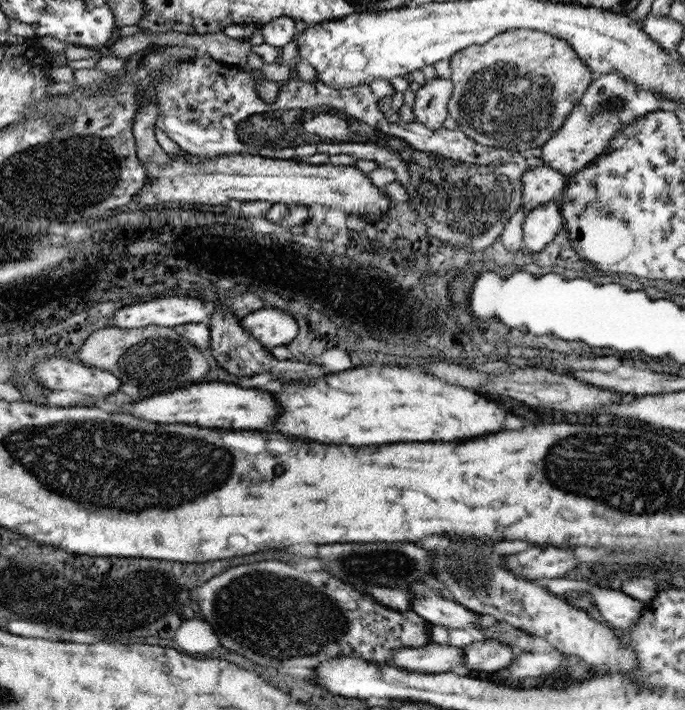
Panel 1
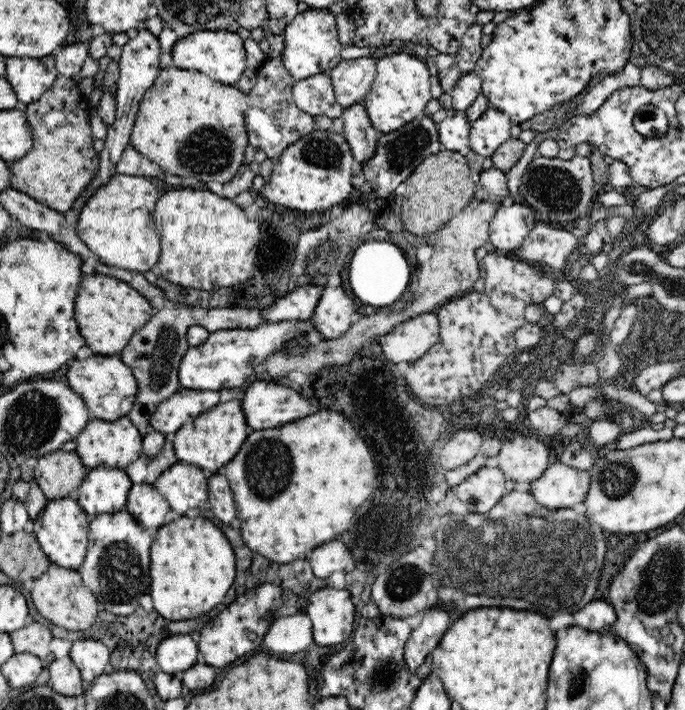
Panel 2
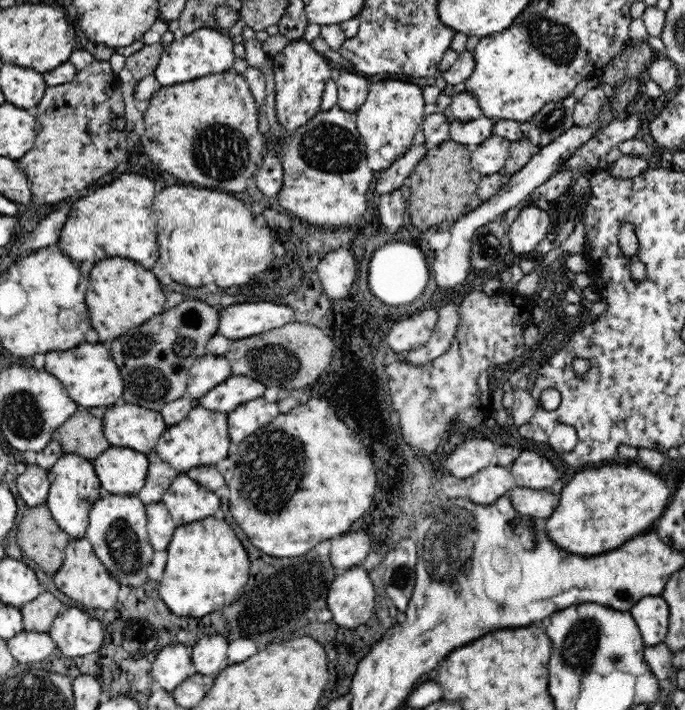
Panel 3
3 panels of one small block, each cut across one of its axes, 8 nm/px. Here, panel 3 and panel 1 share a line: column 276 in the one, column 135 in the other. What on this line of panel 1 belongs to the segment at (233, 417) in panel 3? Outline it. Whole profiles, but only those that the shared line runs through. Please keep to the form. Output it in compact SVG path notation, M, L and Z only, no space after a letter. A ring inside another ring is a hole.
M193 382L187 387L145 397L132 404L130 412L127 413L137 418L167 422L167 424L181 422L181 424L197 424L203 428L257 430L263 426L271 426L279 410L281 408L271 394L255 388L237 388L233 384L221 384L221 382Z

